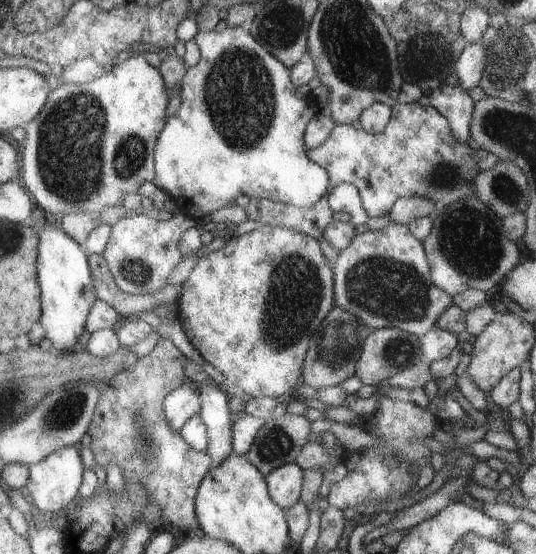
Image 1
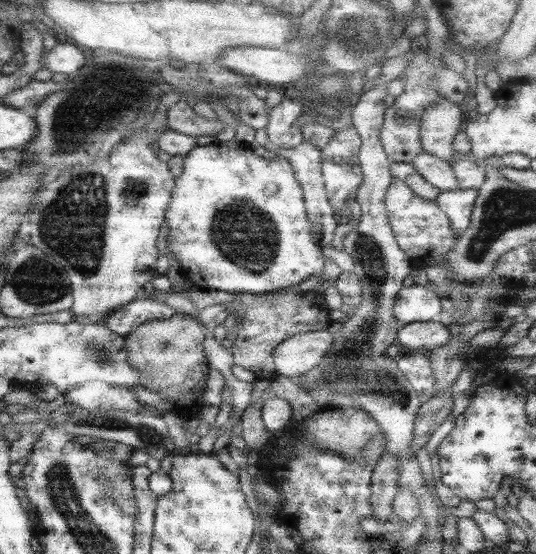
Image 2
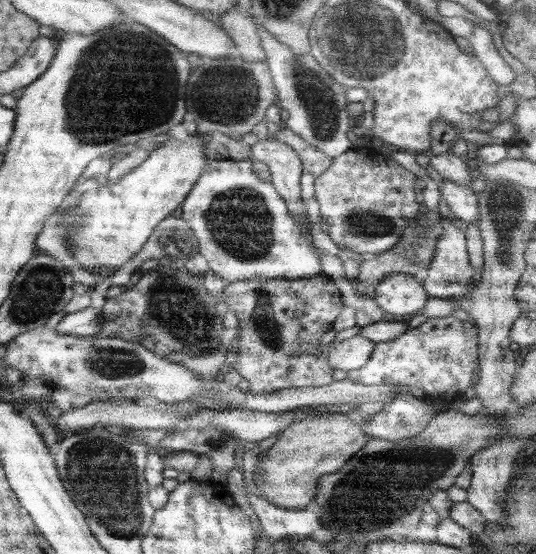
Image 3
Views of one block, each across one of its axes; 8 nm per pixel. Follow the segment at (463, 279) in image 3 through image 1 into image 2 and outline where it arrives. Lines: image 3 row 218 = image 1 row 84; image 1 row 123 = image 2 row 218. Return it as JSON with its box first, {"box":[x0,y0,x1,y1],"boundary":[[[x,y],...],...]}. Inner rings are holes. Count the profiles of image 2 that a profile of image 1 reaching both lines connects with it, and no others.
{"box":[435,189,478,234],"boundary":[[[459,189],[451,192],[441,192],[435,199],[435,204],[446,214],[450,229],[462,234],[470,225],[471,214],[478,195],[478,189]]]}

